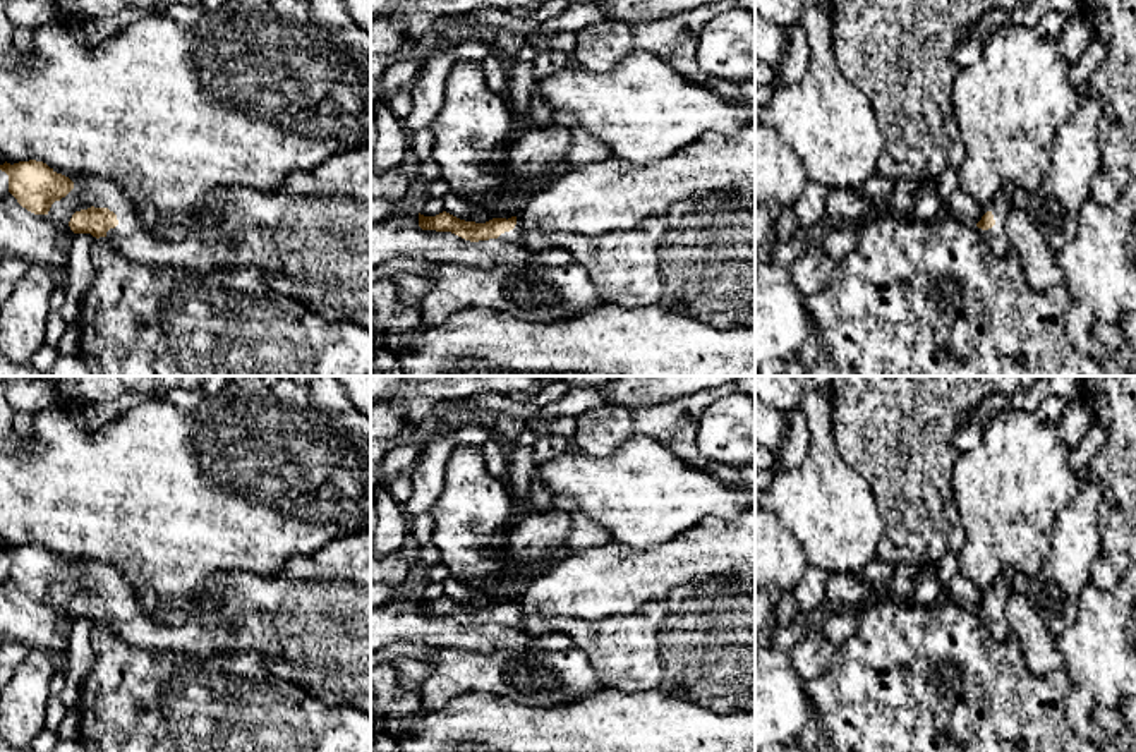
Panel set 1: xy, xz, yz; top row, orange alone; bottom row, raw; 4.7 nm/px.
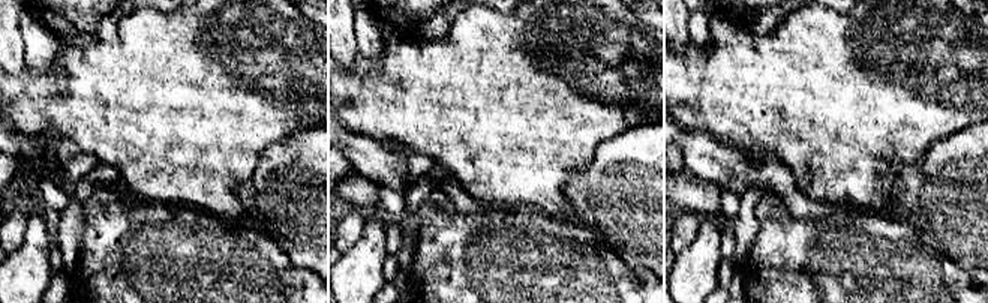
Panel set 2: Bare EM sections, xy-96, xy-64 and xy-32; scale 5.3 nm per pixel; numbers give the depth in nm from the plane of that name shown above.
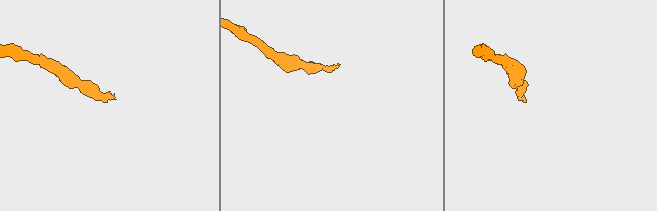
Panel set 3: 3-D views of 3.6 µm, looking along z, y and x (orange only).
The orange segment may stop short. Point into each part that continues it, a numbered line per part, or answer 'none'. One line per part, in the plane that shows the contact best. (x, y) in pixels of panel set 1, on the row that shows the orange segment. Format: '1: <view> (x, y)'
1: xy (311, 237)

